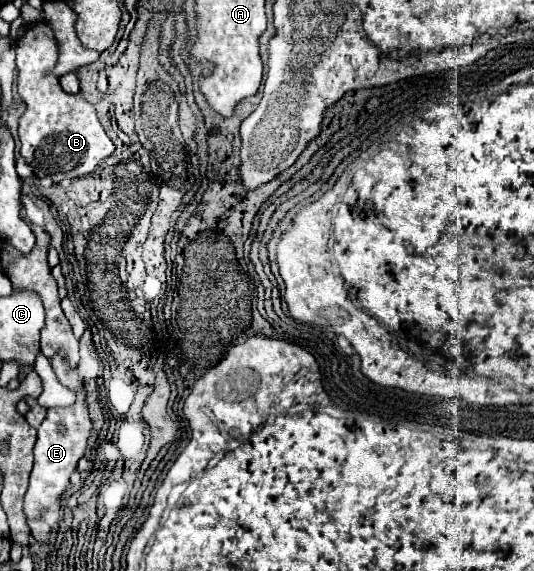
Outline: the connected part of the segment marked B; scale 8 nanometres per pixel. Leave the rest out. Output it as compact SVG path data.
M46 22L28 26L26 34L16 42L16 68L18 68L18 94L26 110L20 116L18 136L22 142L20 154L32 166L34 176L62 182L90 174L104 158L114 152L112 140L106 136L96 110L84 100L82 94L66 94L56 76L48 76L58 60L58 44L52 28Z

